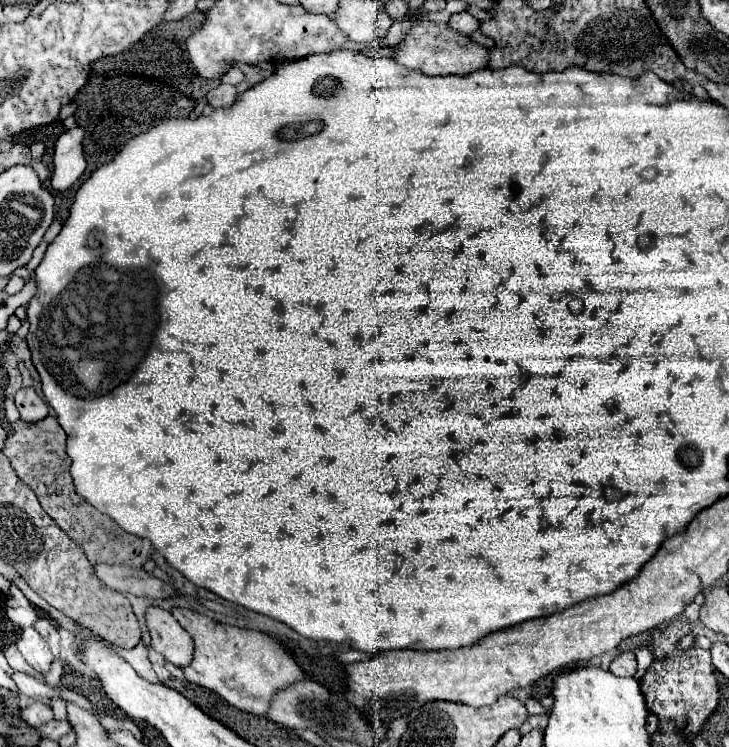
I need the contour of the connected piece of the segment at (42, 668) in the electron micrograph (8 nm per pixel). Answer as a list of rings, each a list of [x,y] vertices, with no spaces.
[[[24,628],[18,640],[18,650],[22,652],[24,660],[38,672],[48,672],[50,664],[54,660],[46,640],[34,630],[34,628]]]

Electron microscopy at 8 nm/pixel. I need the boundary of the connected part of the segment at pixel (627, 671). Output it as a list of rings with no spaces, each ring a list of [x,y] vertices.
[[[618,654],[610,662],[610,672],[614,676],[634,676],[636,674],[636,656],[634,654]]]

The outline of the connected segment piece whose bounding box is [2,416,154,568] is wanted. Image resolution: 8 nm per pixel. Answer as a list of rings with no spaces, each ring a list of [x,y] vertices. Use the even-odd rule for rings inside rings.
[[[46,416],[40,422],[18,420],[12,424],[12,434],[6,438],[2,448],[4,456],[10,460],[12,468],[38,496],[42,508],[52,516],[52,520],[66,532],[80,548],[84,550],[90,564],[126,564],[142,568],[152,556],[154,548],[148,540],[136,538],[134,534],[124,532],[110,516],[94,510],[82,496],[78,496],[72,476],[70,476],[70,458],[66,456],[66,432],[54,416]]]

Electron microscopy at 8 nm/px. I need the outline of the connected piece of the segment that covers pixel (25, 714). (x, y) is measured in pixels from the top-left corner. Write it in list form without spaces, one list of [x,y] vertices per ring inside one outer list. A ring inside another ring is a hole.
[[[34,702],[30,706],[26,706],[22,710],[22,718],[32,726],[32,728],[40,728],[44,722],[50,722],[54,720],[54,714],[52,714],[52,708],[44,702]]]

